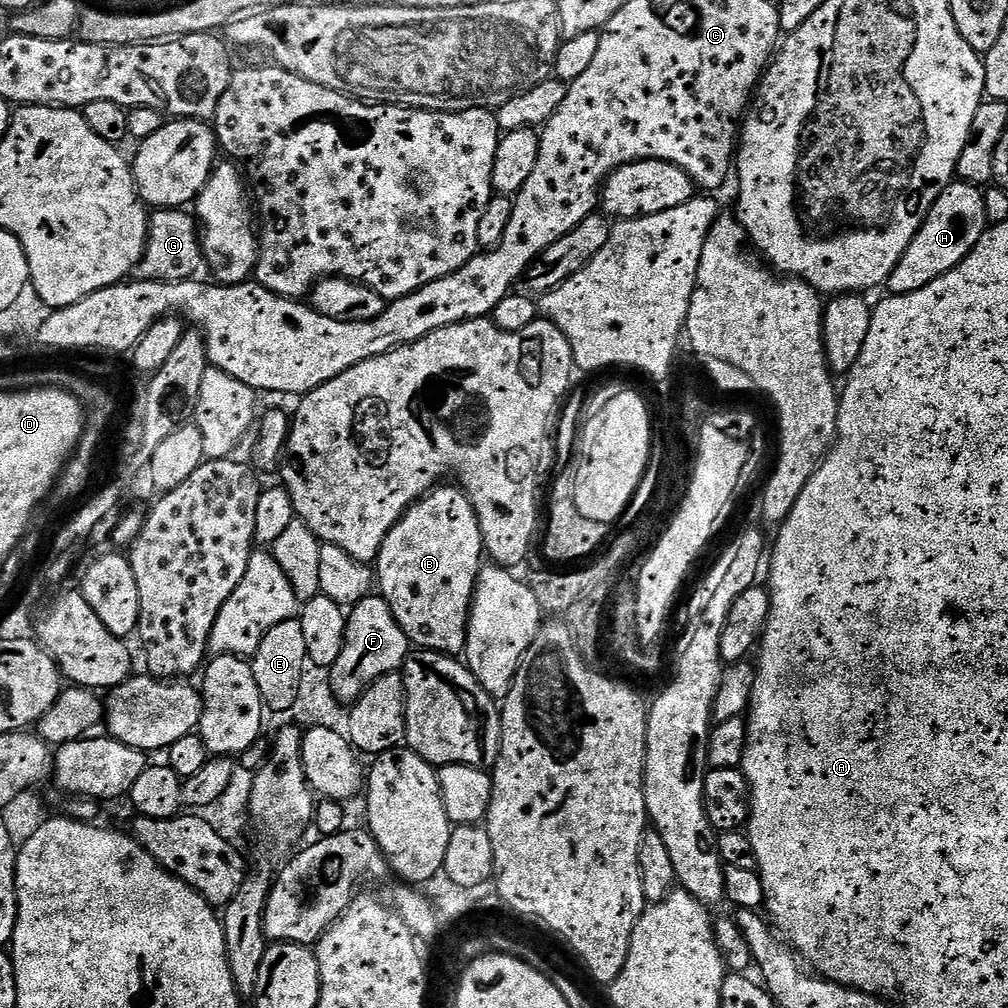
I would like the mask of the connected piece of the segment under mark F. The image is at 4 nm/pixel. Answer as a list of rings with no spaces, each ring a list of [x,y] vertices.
[[[369,594],[351,605],[347,617],[342,654],[338,654],[338,662],[334,662],[330,671],[334,695],[343,705],[351,706],[378,678],[403,669],[410,655],[410,645],[390,606],[379,594]]]

